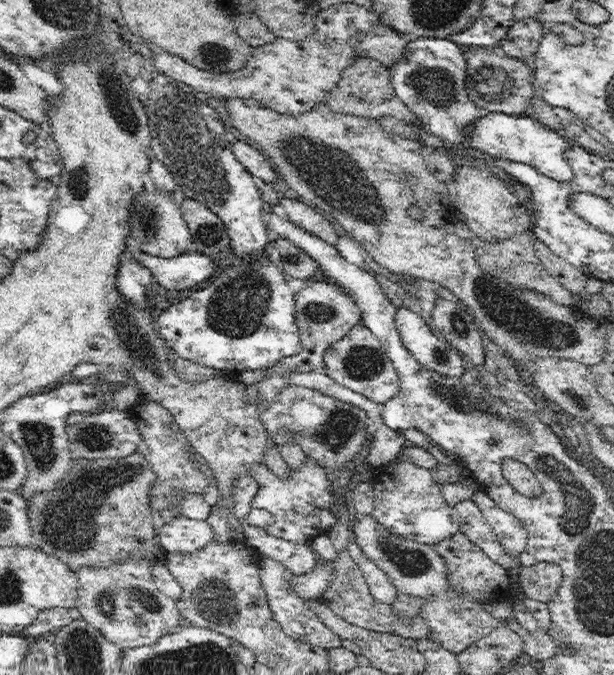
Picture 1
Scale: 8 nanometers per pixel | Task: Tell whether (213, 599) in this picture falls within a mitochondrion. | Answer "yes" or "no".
yes

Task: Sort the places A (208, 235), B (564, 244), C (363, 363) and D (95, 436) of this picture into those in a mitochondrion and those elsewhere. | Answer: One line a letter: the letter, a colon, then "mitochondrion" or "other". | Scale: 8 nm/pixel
A: mitochondrion
B: other
C: mitochondrion
D: mitochondrion

